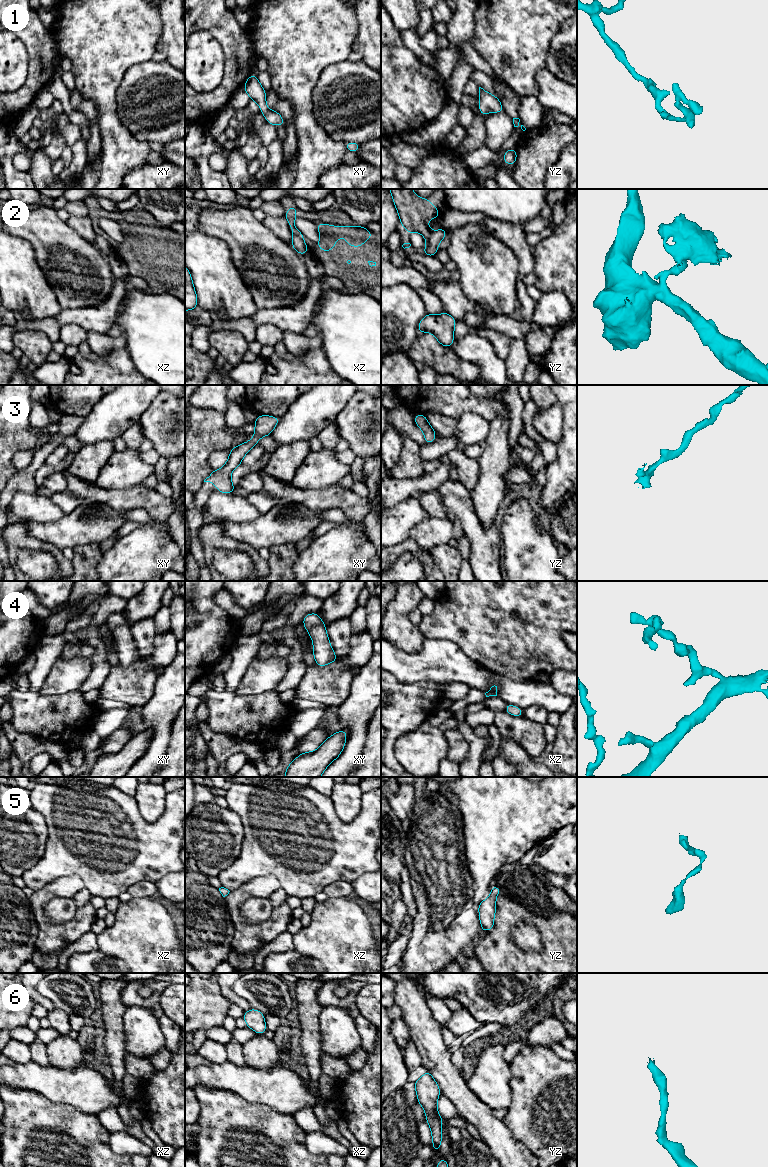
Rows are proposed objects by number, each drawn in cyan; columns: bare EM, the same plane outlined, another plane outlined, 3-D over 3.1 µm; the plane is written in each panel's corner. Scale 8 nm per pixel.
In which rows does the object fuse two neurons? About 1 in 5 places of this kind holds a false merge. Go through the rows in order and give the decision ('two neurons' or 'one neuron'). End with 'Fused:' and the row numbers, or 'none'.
1: one neuron
2: two neurons
3: one neuron
4: one neuron
5: one neuron
6: one neuron
Fused: 2

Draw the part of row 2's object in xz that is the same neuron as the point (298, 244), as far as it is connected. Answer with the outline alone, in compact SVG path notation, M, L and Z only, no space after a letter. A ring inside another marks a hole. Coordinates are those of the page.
M293 234L291 244L292 247L298 252L298 254L303 255L309 252L308 246L304 242L304 240L299 236Z

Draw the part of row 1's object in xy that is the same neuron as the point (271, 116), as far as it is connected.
M251 74L243 89L258 105L266 121L274 126L285 126L282 116L274 110L270 110L266 105L266 91L259 83L257 76Z

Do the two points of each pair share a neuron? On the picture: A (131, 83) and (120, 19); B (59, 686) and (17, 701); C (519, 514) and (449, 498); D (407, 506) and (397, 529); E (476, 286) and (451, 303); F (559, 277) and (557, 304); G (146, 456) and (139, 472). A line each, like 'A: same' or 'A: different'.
A: different
B: different
C: different
D: same
E: different
F: different
G: different

